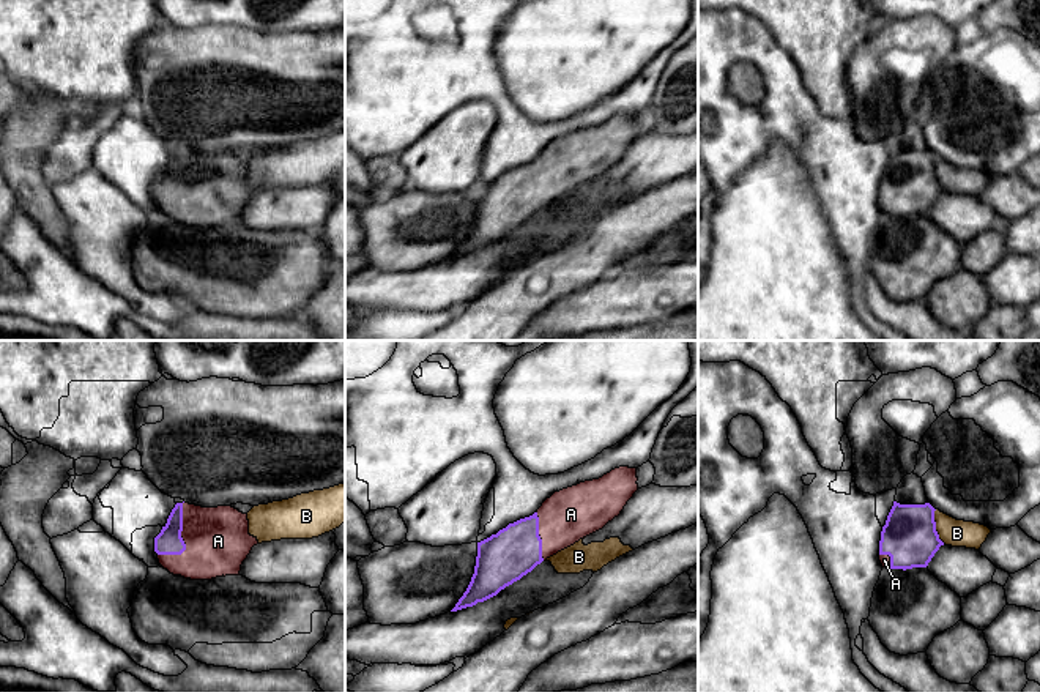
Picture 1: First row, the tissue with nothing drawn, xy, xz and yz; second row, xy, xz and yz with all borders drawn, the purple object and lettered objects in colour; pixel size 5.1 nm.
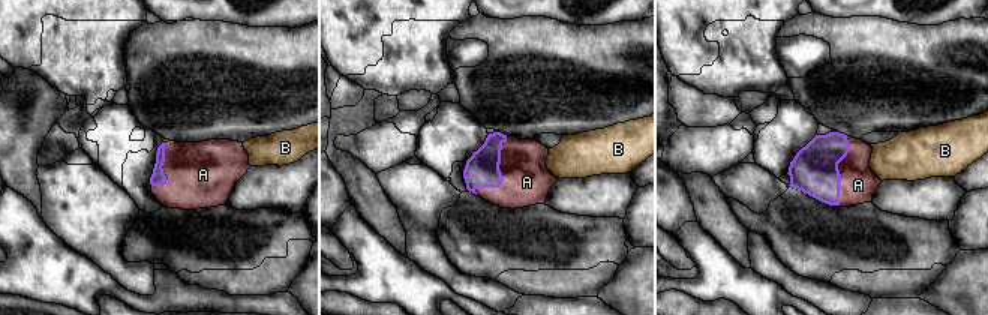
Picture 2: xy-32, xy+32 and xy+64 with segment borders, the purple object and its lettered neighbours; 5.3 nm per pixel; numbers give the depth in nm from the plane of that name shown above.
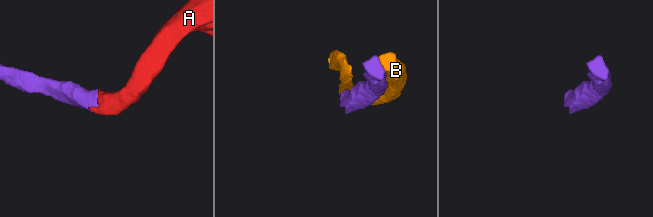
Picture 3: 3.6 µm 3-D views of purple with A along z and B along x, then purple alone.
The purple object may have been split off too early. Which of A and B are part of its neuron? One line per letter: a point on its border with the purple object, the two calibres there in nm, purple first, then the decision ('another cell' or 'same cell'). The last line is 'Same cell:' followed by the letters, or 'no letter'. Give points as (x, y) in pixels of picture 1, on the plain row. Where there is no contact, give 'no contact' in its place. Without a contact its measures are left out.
A: meets purple in xy at (182, 186); 140 nm thick on the purple side, 320 nm on the other; same cell
B: meets purple in yz at (935, 174); 280 nm thick on the purple side, 140 nm on the other; another cell
Same cell: A

